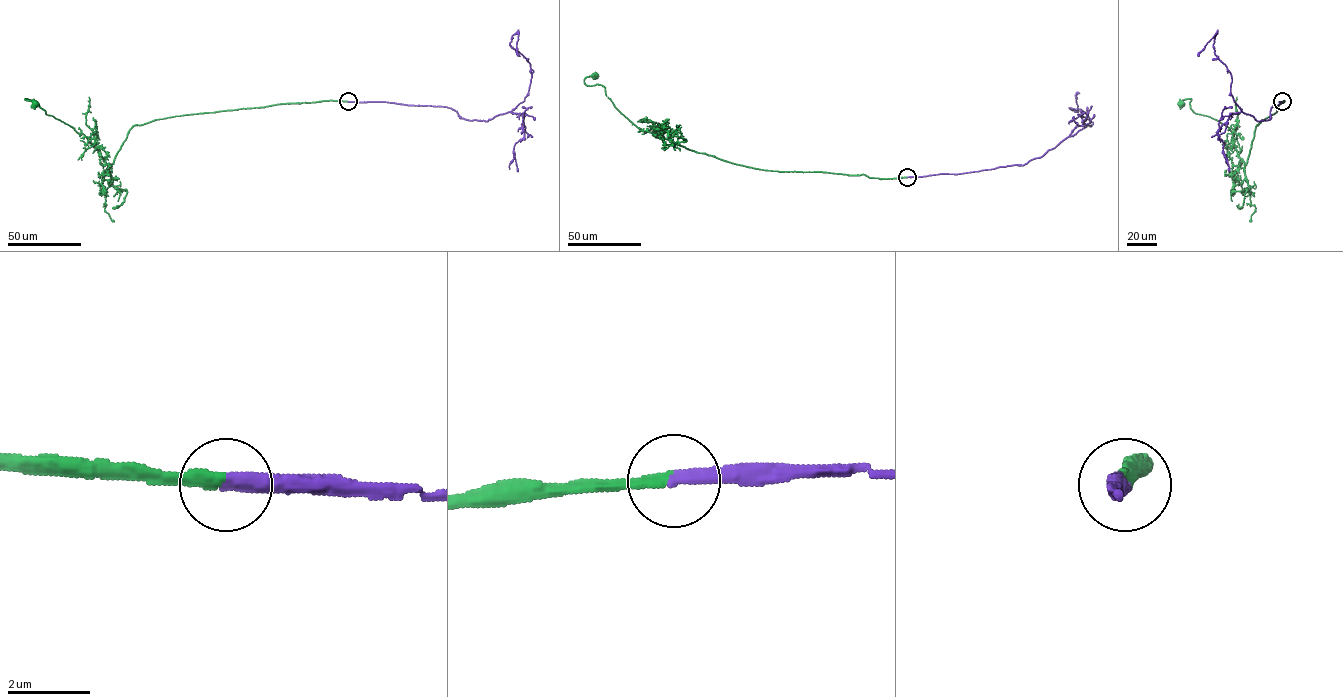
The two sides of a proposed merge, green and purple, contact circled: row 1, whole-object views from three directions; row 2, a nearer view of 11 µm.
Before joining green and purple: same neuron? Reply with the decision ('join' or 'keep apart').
join

